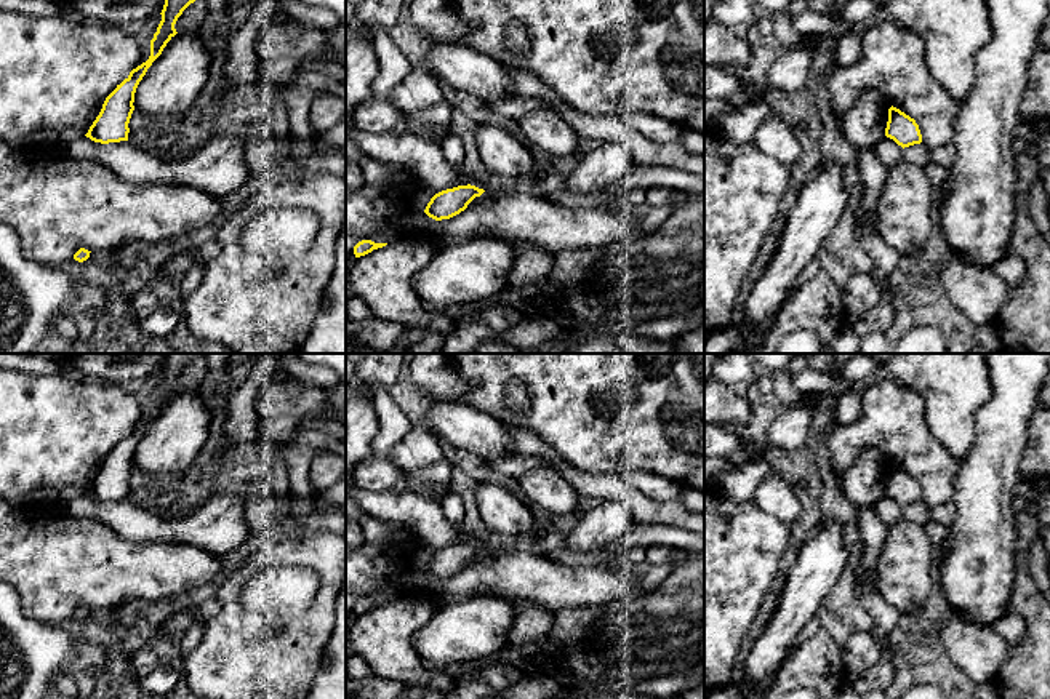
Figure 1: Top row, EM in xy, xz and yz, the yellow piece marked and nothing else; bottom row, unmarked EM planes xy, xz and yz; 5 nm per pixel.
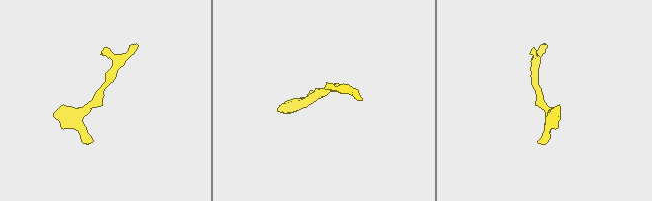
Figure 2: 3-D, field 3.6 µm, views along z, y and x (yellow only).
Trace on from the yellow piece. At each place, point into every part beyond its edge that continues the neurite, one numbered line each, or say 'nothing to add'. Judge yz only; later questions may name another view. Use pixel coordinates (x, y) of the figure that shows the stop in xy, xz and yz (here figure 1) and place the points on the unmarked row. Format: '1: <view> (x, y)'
nothing to add

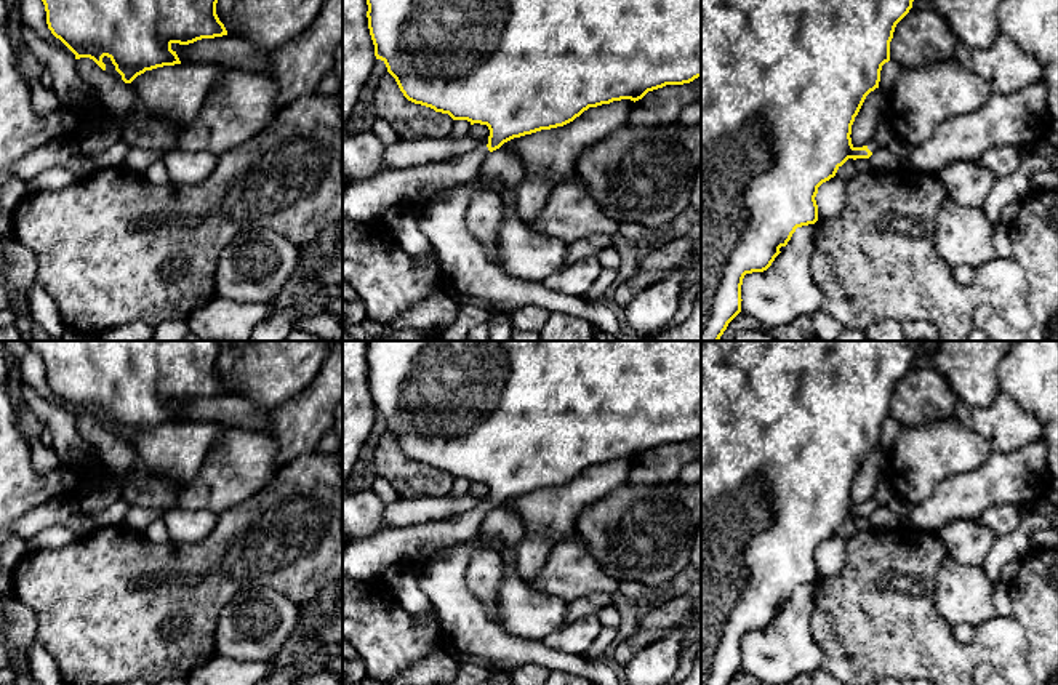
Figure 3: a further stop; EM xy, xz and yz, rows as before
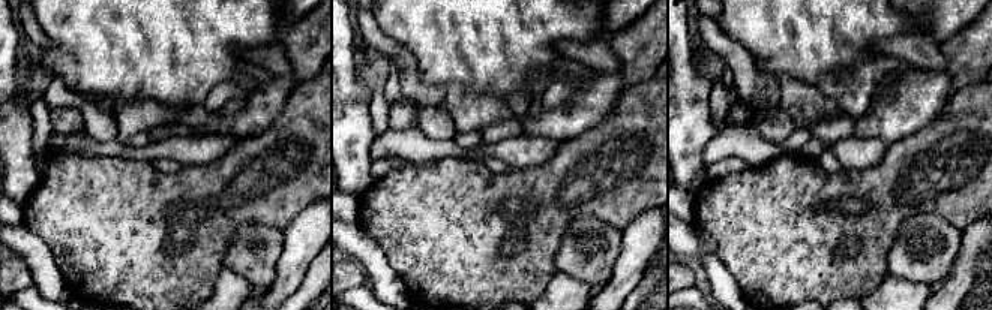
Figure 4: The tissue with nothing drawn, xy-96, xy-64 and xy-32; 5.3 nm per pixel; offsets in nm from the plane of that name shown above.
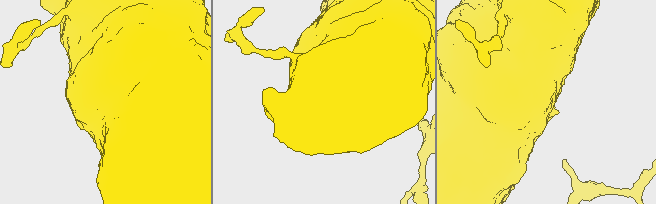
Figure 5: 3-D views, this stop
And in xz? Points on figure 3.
1: xz (367, 559)

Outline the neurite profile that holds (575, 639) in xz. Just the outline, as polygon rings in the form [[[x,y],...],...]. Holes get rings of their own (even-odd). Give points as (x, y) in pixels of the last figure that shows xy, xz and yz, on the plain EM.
[[[592,613],[581,616],[563,629],[544,637],[543,643],[551,650],[557,650],[570,656],[586,656],[600,629],[602,624],[597,615]]]

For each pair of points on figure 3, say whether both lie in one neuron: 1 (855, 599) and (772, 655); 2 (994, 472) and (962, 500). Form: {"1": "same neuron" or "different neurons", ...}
{"1": "different neurons", "2": "same neuron"}

